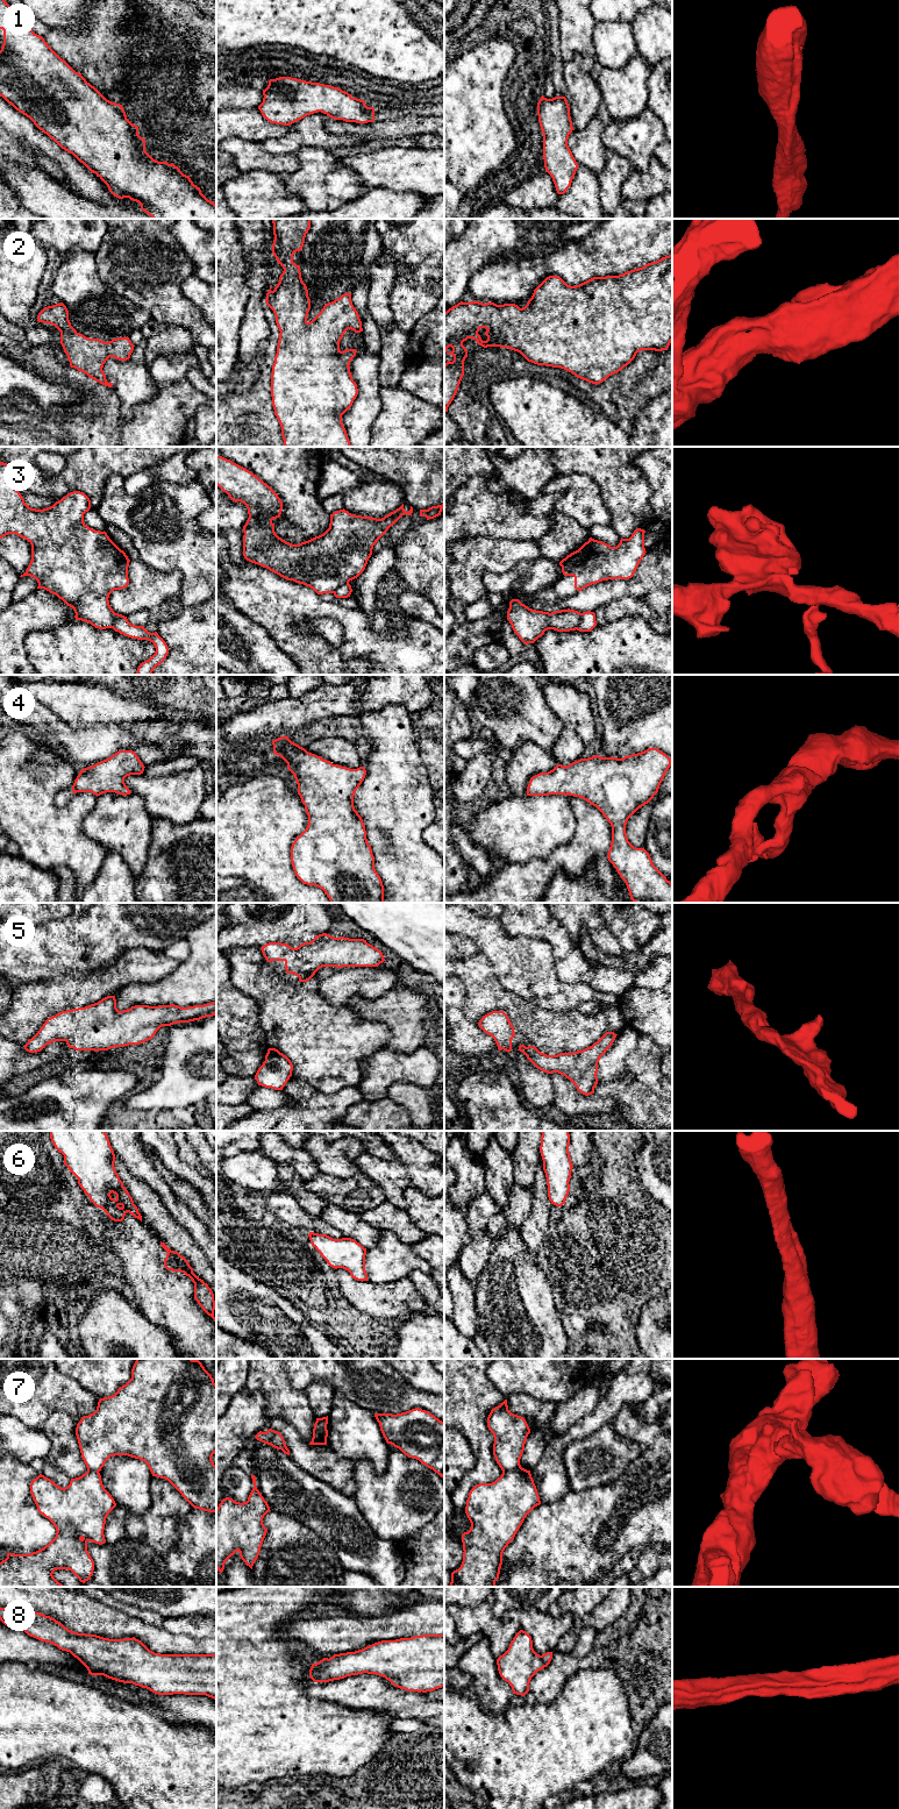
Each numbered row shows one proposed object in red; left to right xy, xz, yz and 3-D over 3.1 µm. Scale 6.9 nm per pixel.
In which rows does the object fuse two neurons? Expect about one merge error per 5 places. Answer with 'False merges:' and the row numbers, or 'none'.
False merges: 3, 7

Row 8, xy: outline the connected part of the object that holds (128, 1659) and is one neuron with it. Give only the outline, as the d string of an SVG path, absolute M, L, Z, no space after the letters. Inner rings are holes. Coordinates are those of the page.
M0 1608L0 1621L7 1626L20 1628L30 1637L70 1652L91 1675L104 1675L119 1682L133 1683L158 1695L206 1695L216 1700L216 1654L155 1653L135 1637L109 1639L78 1633L50 1616L19 1608Z

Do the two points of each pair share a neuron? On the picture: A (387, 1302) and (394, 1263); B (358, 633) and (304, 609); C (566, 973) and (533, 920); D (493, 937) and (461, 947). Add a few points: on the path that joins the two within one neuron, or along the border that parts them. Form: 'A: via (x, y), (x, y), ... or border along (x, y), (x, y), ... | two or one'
A: border along (408, 1276), (383, 1283), (369, 1281) | two
B: via (344, 619), (337, 612), (318, 609) | one
C: via (570, 958), (569, 947), (548, 927) | one
D: border along (456, 933), (466, 937), (477, 949) | two

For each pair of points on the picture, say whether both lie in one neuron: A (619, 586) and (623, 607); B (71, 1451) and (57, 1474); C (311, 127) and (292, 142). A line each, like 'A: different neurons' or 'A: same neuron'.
A: different neurons
B: different neurons
C: same neuron

